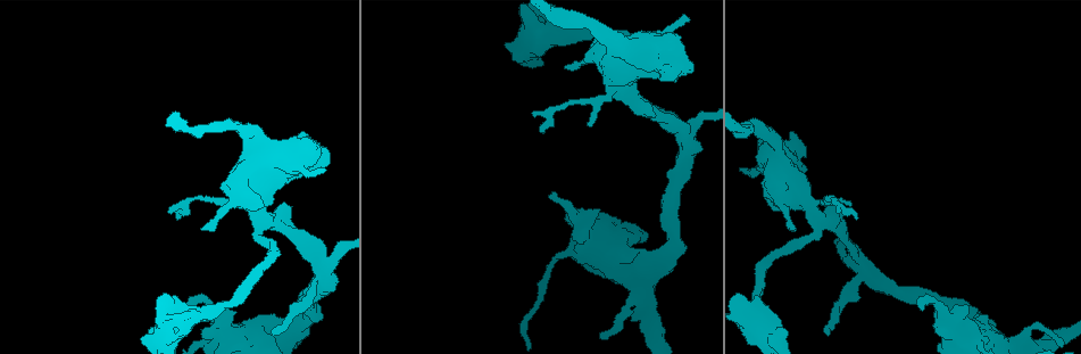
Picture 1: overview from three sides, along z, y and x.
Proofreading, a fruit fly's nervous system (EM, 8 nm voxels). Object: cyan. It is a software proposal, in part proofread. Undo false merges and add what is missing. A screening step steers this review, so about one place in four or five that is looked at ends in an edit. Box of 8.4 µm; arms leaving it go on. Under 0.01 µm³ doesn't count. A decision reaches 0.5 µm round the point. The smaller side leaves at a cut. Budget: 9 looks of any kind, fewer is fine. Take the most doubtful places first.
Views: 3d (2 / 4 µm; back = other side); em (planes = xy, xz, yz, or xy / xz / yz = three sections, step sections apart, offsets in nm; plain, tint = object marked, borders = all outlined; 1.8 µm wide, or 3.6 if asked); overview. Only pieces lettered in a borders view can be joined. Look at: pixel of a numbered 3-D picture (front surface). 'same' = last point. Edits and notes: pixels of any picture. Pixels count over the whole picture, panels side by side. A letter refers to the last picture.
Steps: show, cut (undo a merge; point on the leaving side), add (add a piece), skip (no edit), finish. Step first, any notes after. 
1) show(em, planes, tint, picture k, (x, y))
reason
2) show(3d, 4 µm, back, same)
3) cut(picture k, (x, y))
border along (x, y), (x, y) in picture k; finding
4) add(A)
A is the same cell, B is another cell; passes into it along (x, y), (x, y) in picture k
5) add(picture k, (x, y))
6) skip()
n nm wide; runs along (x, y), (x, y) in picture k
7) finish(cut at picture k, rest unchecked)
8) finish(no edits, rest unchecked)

show(3d, 4 µm, picture 1, (564, 67))
free end

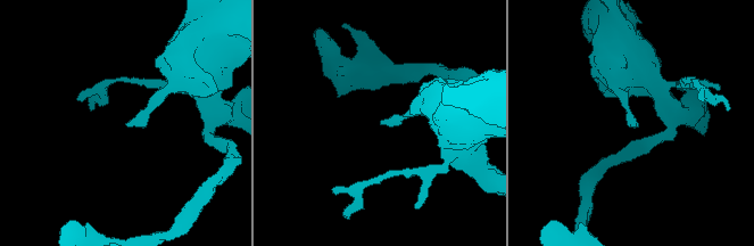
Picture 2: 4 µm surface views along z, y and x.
show(em, yz, step 4, tint, picture 2, (381, 123))
shape alone is not enough

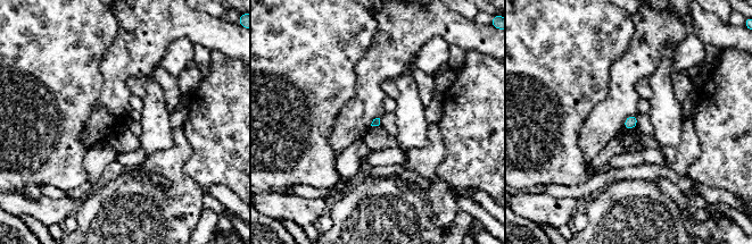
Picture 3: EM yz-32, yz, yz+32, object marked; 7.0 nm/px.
show(em, planes, borders, same)
another direction

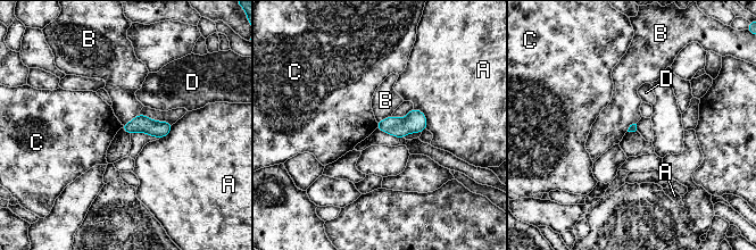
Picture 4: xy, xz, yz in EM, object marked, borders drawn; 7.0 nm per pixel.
skip()
A, B, C and D are other cells; border along (139, 113), (123, 125) in picture 4; none of them fits

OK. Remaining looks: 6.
show(em, planes, borders, picture 1, (745, 167))

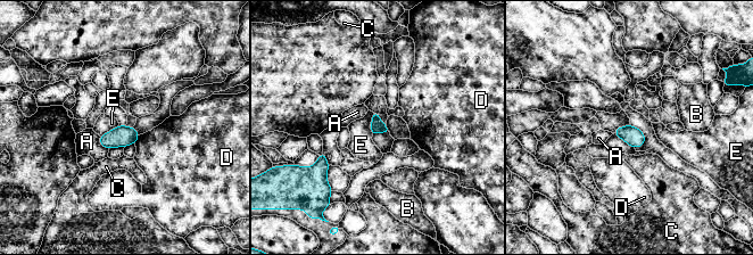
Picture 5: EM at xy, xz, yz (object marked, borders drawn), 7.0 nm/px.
skip()
A, B, C, D and E are other cells; border along (371, 112), (372, 136) in picture 5; none of them fits

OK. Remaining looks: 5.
show(em, planes, borders, picture 1, (271, 333))
branch stops here

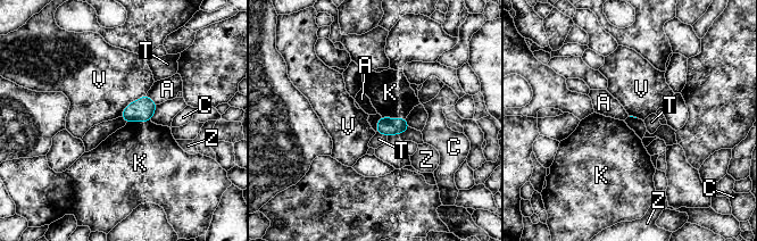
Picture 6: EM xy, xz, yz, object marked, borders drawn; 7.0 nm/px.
skip()
A, C, K, T, V and Z are other cells; border along (146, 94), (130, 102), (119, 116) in picture 6; no lettered piece goes on from it

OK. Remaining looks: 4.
show(em, xz, step 8, borders, picture 1, (284, 203))
an open end

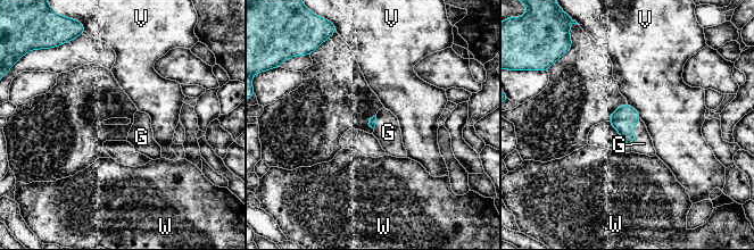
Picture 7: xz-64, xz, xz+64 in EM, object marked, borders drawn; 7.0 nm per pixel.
add(G)
G touches over 220 nm; G is the same cell, V and W are other cells; it goes on there

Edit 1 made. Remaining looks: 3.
finish(add at picture 7, rest unchecked)

